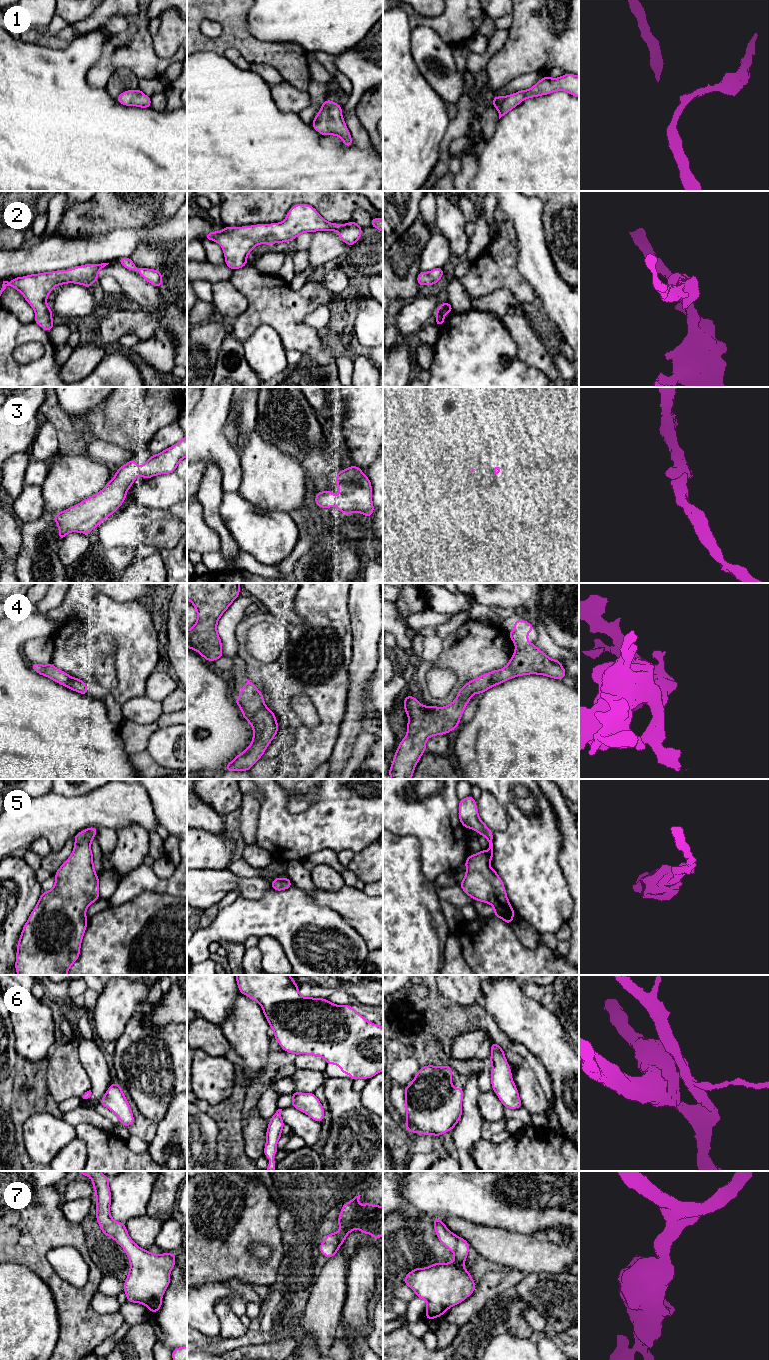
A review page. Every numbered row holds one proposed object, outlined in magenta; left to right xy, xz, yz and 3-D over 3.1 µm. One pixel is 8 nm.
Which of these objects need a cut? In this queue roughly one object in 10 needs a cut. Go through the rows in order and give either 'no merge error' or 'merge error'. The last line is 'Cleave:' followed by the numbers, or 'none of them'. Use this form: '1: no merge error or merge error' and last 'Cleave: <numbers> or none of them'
1: no merge error
2: no merge error
3: no merge error
4: no merge error
5: no merge error
6: no merge error
7: no merge error
Cleave: none of them

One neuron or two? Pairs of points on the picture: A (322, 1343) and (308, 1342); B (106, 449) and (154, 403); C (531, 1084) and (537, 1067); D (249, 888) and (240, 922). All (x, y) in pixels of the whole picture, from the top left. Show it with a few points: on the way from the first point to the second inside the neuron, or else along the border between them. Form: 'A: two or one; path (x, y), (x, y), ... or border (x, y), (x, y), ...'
A: two; border (301, 1324), (314, 1340), (314, 1346), (317, 1349)
B: two; border (96, 437), (110, 441), (128, 450), (132, 455)
C: two; border (524, 1061), (533, 1071), (546, 1095)
D: two; border (269, 892), (259, 898), (239, 896)

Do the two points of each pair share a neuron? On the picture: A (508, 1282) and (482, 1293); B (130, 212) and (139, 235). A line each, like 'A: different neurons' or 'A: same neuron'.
A: same neuron
B: different neurons

